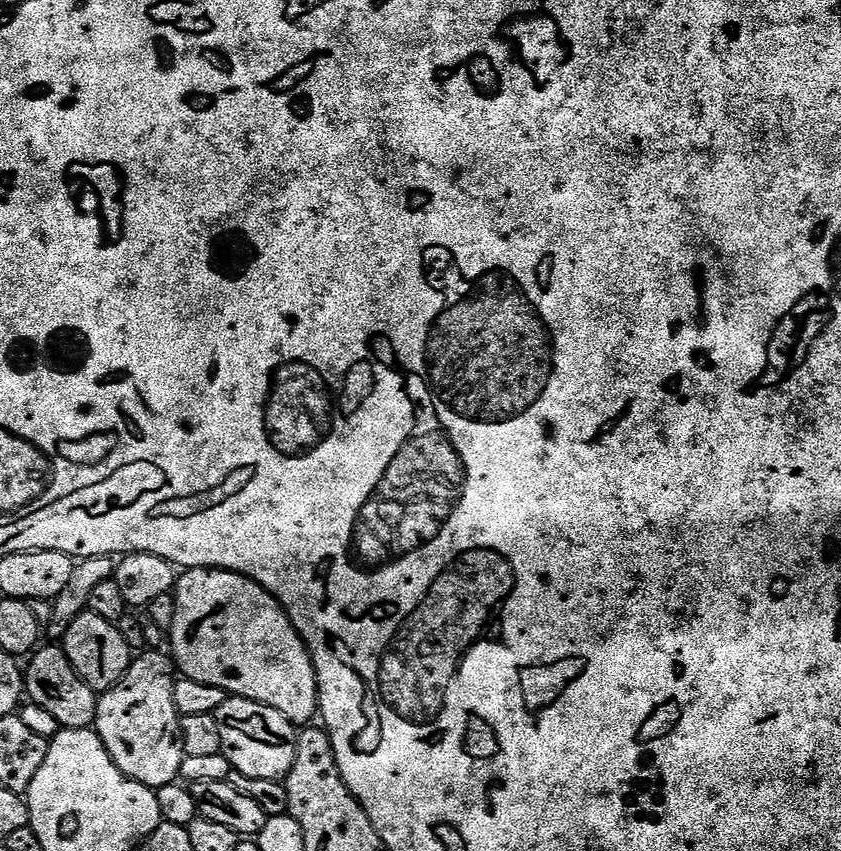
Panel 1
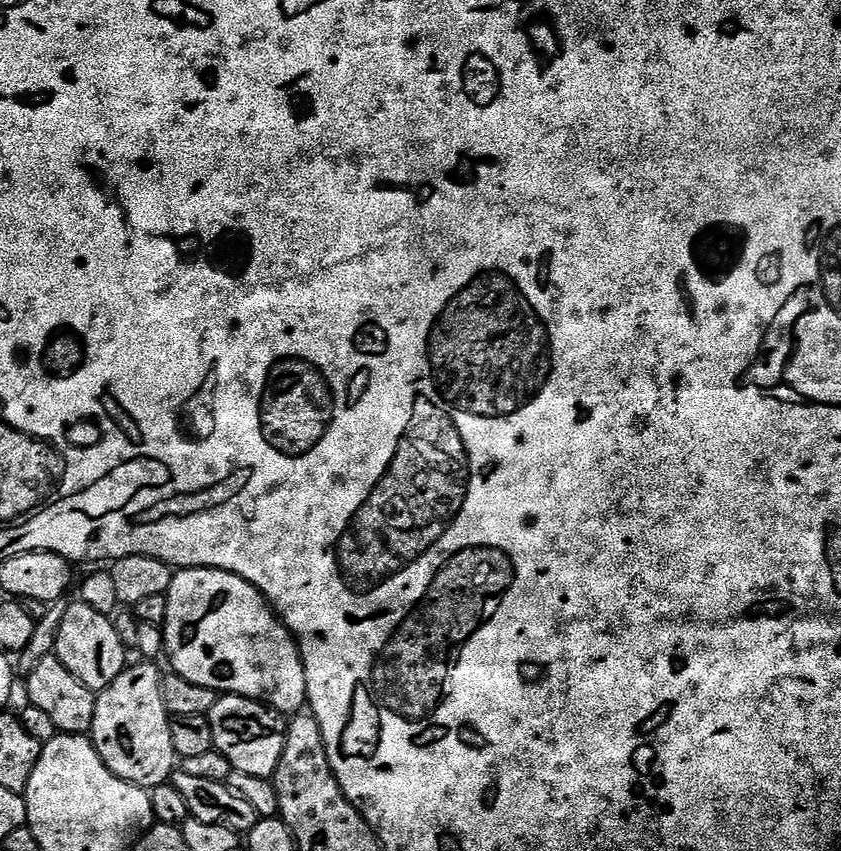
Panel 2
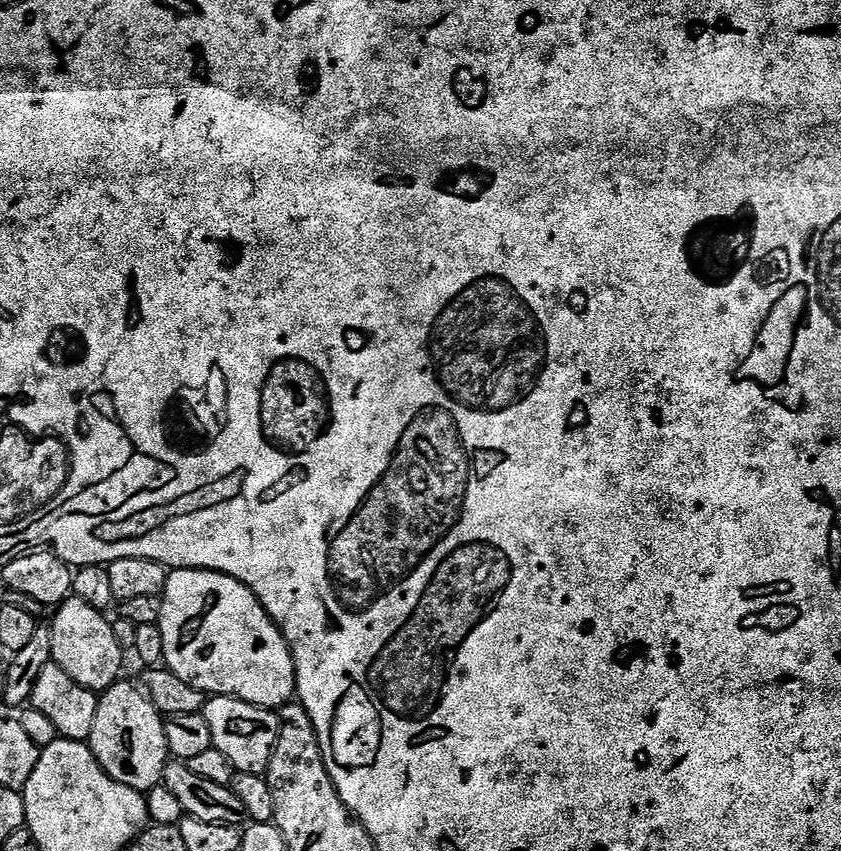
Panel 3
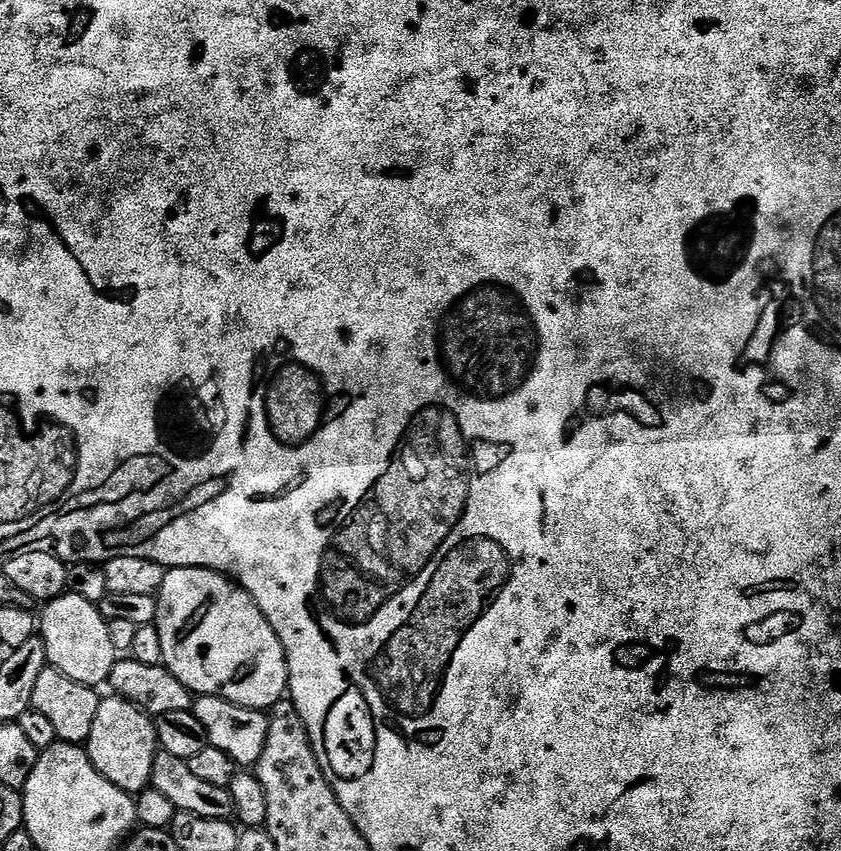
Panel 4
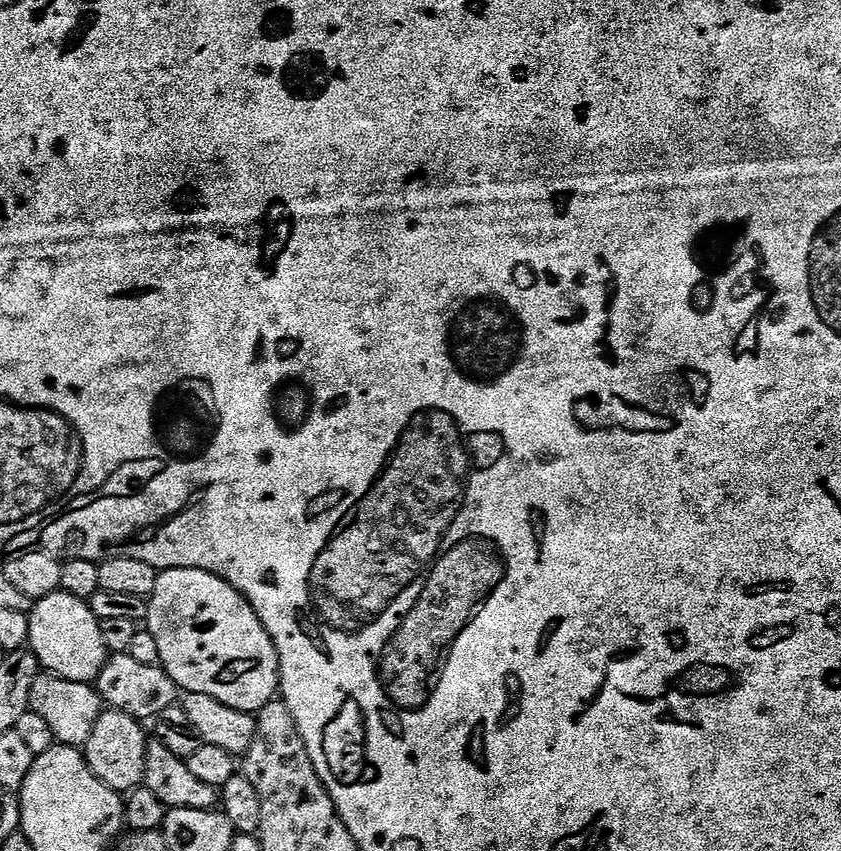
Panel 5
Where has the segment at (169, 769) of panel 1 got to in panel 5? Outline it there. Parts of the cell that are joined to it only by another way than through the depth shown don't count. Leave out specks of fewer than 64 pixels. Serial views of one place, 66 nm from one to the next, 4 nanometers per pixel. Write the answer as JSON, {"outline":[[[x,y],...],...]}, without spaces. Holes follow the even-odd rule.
{"outline":[[[105,710],[101,712],[98,722],[94,722],[94,734],[90,734],[84,744],[84,761],[102,783],[115,792],[128,794],[144,783],[149,741],[145,725],[141,721],[125,712]]]}

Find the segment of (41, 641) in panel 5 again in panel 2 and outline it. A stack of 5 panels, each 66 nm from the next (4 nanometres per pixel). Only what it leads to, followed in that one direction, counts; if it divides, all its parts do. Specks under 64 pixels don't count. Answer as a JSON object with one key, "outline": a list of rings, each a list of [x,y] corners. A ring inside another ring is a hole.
{"outline":[[[83,602],[73,603],[68,609],[68,616],[60,627],[56,651],[54,653],[64,663],[66,670],[78,678],[93,693],[101,692],[126,667],[124,655],[126,649],[122,638],[118,638],[115,623],[109,617],[98,614],[98,610],[90,610]]]}

